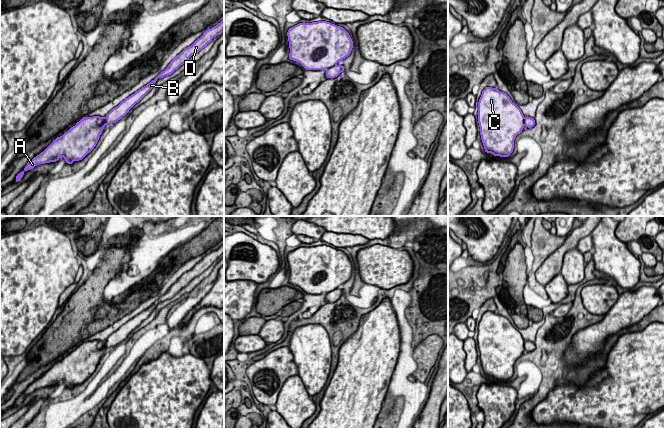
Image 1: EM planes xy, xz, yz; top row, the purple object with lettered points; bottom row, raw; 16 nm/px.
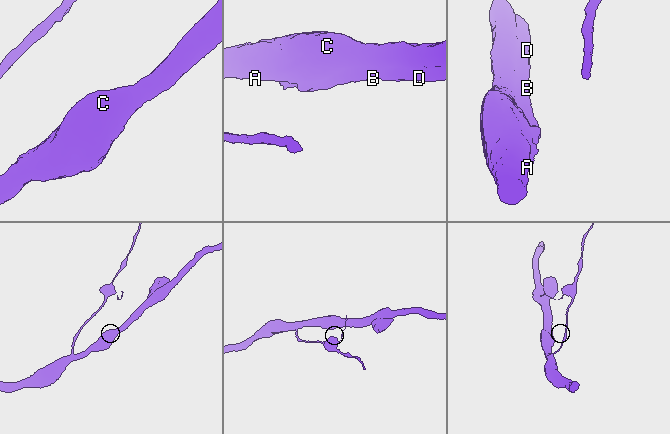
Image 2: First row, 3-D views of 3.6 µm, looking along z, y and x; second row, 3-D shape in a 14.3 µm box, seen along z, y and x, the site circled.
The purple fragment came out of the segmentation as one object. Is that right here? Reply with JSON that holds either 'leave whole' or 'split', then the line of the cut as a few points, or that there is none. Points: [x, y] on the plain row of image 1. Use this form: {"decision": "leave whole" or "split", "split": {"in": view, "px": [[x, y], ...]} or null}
{"decision": "split", "split": {"in": "xz", "px": [[336, 288], [326, 294]]}}

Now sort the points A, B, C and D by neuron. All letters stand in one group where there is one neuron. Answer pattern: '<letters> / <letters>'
A C / B D

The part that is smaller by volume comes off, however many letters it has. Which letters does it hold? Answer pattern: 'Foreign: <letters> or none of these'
Foreign: B, D

